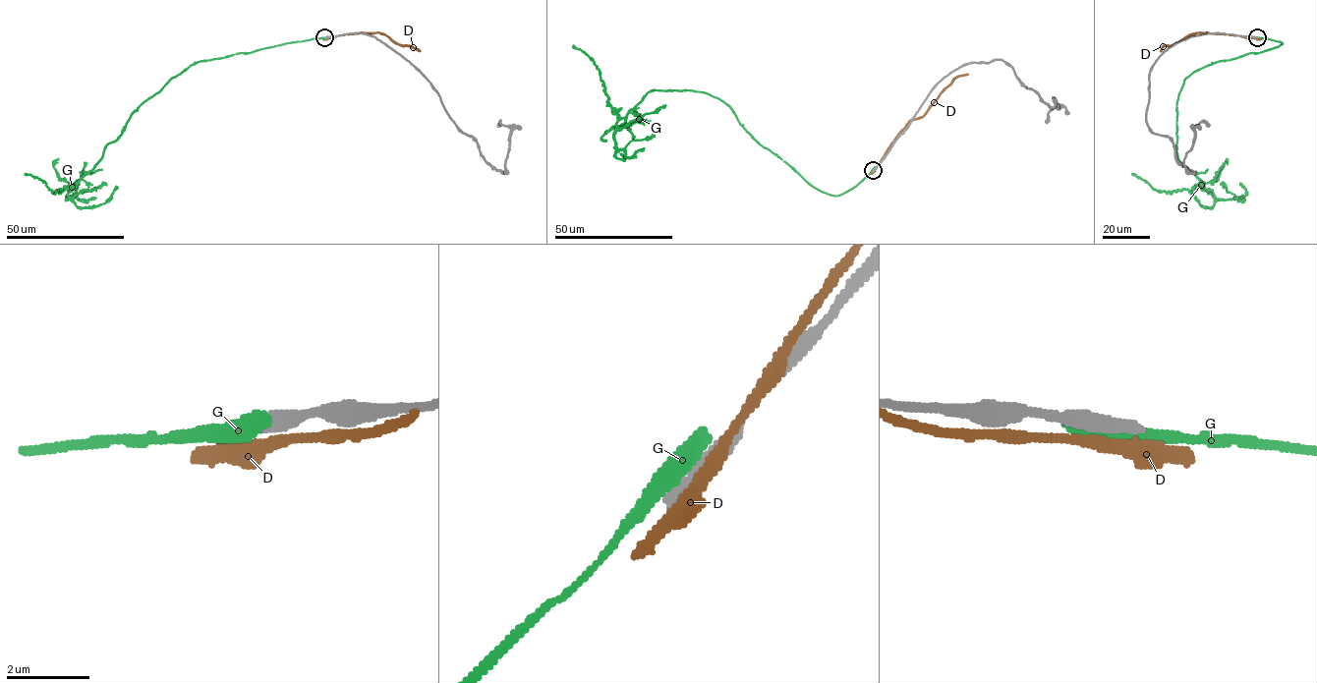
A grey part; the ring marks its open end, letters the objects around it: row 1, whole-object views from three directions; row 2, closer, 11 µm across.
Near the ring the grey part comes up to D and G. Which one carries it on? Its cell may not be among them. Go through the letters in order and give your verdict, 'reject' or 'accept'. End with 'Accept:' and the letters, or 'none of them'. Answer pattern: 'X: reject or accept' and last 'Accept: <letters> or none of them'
D: reject
G: reject
Accept: none of them

